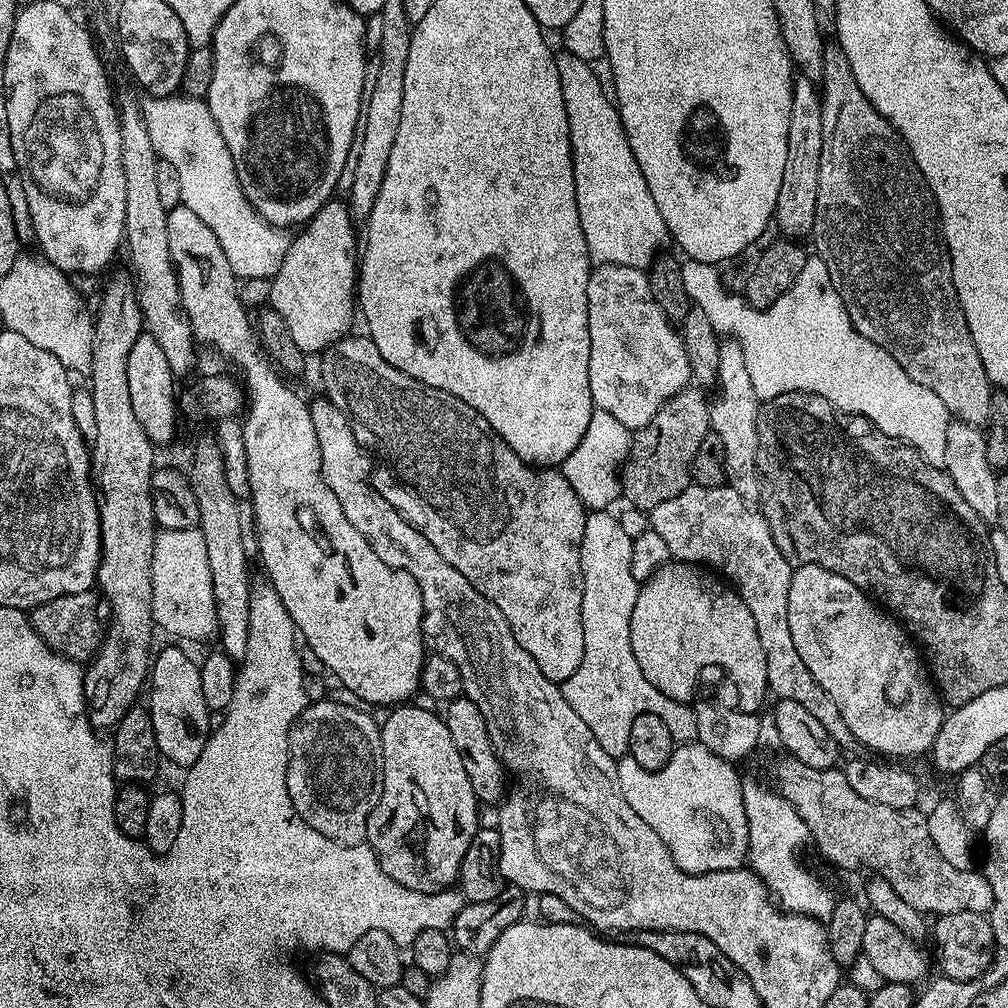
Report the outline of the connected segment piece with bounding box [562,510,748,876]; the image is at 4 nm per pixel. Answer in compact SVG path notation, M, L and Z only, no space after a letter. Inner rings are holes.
M592 510L586 515L580 547L582 562L582 666L564 681L566 702L590 726L598 746L616 760L618 786L630 810L662 838L666 850L682 870L697 876L741 867L748 858L746 806L742 802L742 776L729 761L718 758L696 740L698 718L691 703L666 698L662 690L646 682L638 667L638 658L630 650L630 614L638 602L640 584L630 574L632 537L622 530L616 514ZM638 714L658 714L670 729L673 741L690 740L692 744L673 747L670 762L656 772L646 770L628 755L630 726Z

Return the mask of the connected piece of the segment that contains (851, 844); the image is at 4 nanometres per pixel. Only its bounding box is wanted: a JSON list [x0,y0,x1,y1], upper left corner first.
[774,755,994,917]

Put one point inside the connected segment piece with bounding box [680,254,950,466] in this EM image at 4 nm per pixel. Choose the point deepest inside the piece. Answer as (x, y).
(803, 342)

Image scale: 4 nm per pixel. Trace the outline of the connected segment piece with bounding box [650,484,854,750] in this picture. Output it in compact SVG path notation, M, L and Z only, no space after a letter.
M692 484L686 490L682 490L682 494L678 494L674 498L666 498L666 502L658 502L658 506L651 508L650 526L666 542L666 547L670 550L673 561L707 566L713 573L719 574L723 577L723 579L731 585L734 591L740 595L742 602L746 602L746 610L750 610L750 614L754 614L754 627L758 630L758 639L762 642L762 651L766 657L766 678L768 679L769 693L771 693L777 701L790 699L791 701L798 702L804 709L807 709L807 712L811 713L811 717L813 717L815 721L819 721L820 725L823 725L823 729L830 734L834 742L838 744L841 749L846 750L846 748L850 746L853 747L854 741L852 735L846 726L846 722L842 718L842 714L838 710L838 706L834 706L834 698L830 698L826 694L826 690L822 690L822 686L818 686L818 682L814 682L814 674L810 674L810 670L806 670L806 662L802 662L798 650L794 647L794 638L790 635L790 614L788 613L788 591L790 590L790 578L794 571L794 564L793 561L788 559L785 552L778 550L778 546L770 534L770 526L766 523L764 517L760 515L759 511L757 511L753 505L746 503L742 498L742 494L738 494L738 490L734 490L727 486L721 486L719 488L703 488L697 484Z

